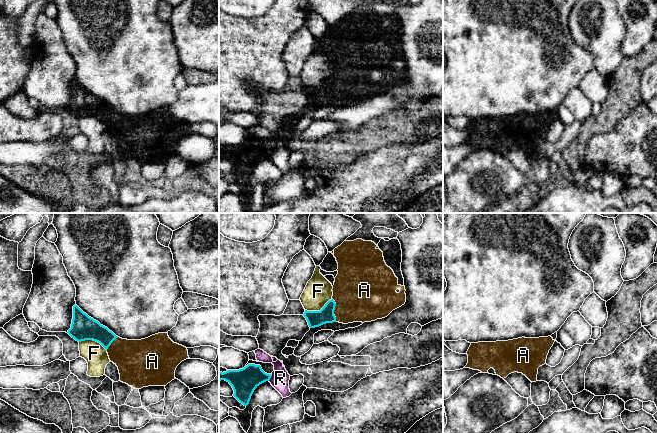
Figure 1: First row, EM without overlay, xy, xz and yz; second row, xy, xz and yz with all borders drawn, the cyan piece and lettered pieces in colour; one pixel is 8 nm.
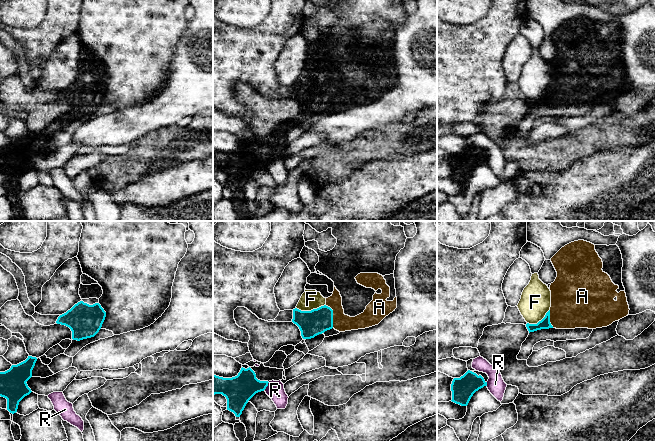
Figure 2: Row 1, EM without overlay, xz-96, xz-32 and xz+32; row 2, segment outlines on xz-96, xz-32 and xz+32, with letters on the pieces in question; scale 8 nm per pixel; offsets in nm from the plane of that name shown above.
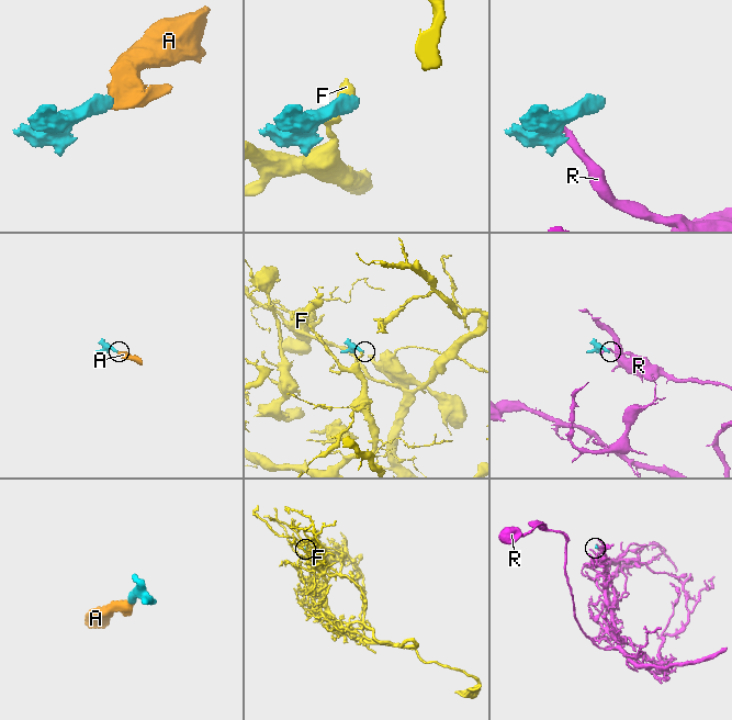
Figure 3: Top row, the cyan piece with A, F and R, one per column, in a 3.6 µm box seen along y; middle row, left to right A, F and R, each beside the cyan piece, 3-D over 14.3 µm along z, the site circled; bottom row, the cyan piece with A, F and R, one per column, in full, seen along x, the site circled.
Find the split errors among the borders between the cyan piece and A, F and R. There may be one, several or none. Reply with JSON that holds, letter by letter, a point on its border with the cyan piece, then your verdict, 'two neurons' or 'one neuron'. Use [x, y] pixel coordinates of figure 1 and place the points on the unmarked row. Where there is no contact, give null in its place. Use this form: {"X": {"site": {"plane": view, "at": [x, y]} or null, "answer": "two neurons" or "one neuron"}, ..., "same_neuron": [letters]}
{"A": {"site": {"plane": "xz", "at": [334, 85]}, "answer": "one neuron"}, "F": {"site": {"plane": "xy", "at": [93, 116]}, "answer": "two neurons"}, "R": {"site": {"plane": "xz", "at": [270, 153]}, "answer": "two neurons"}, "same_neuron": ["A"]}

